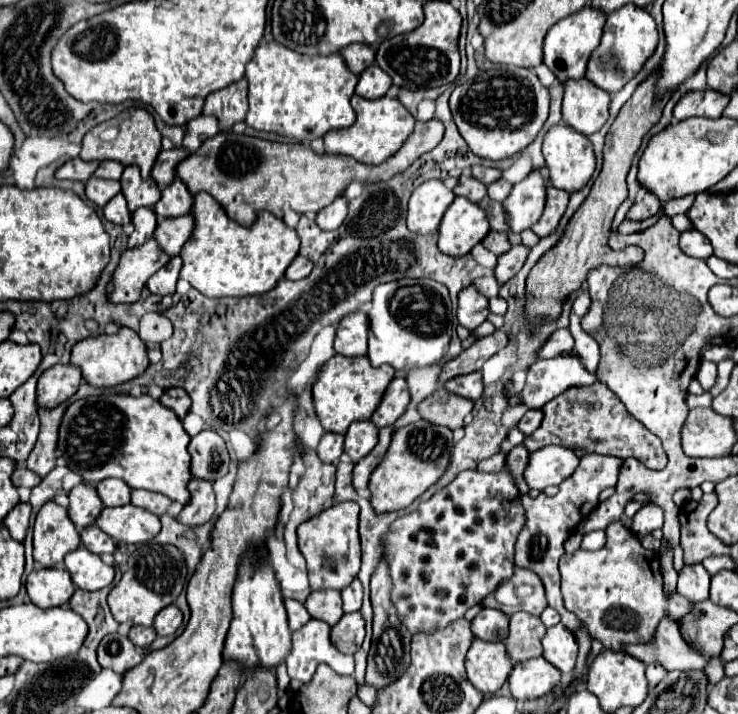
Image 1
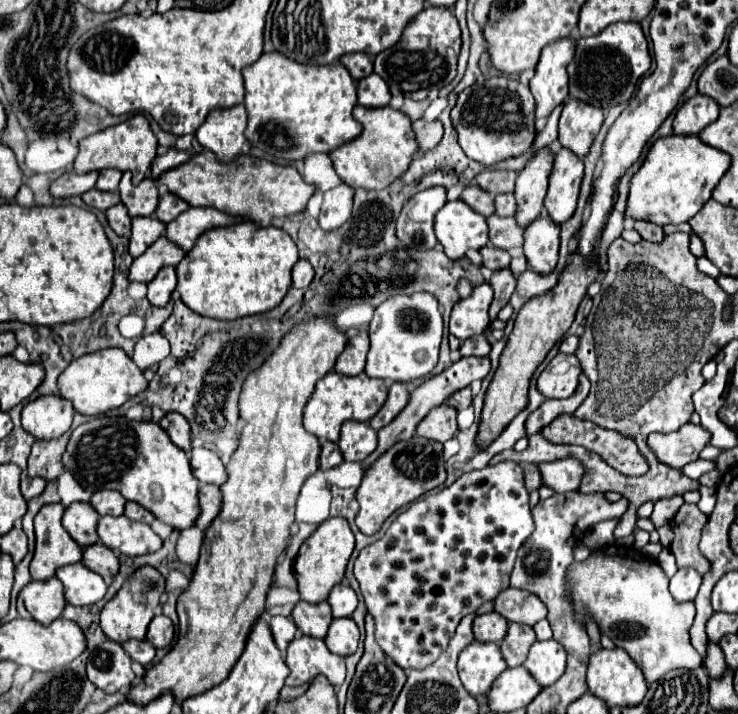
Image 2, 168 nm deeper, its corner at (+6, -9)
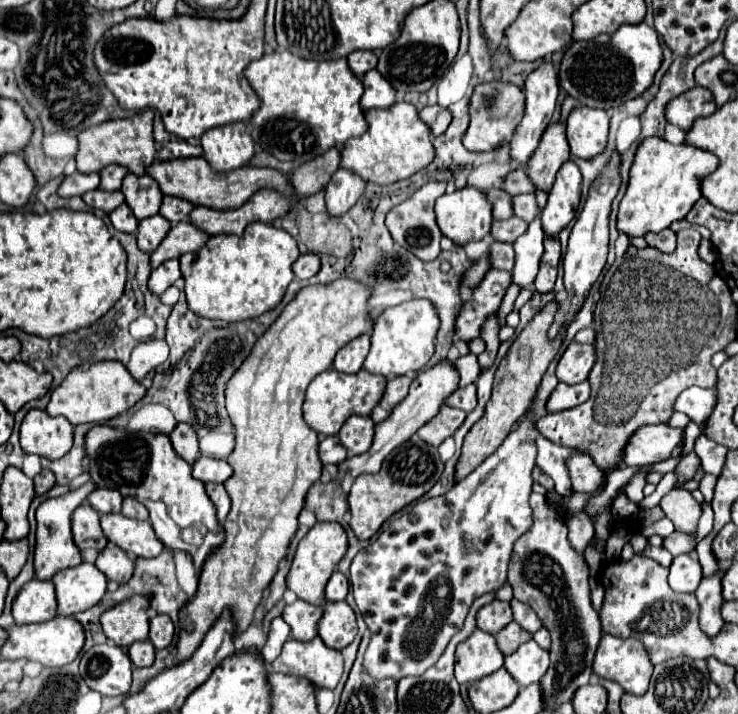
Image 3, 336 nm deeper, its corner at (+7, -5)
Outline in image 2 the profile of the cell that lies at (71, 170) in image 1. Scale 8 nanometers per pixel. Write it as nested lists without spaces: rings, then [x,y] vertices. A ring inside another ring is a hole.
[[[66,172],[58,180],[52,182],[52,196],[54,198],[70,198],[70,196],[82,196],[84,192],[92,190],[96,186],[98,172],[88,172],[88,174],[76,174],[76,172]]]

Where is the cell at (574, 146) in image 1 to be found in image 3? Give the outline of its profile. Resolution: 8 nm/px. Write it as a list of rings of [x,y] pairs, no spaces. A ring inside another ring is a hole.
[[[573,160],[563,164],[557,172],[555,184],[549,192],[547,206],[541,214],[543,232],[555,236],[575,218],[581,200],[581,172]]]

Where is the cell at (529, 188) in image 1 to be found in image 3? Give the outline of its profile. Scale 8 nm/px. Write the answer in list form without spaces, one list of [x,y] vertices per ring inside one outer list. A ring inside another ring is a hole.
[[[549,124],[547,132],[543,132],[543,140],[539,140],[539,148],[527,162],[527,176],[531,176],[537,190],[549,192],[557,170],[567,160],[569,144],[565,138],[565,124]]]

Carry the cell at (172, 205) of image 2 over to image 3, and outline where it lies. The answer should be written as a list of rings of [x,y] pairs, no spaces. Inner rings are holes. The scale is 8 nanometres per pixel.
[[[163,196],[163,204],[161,204],[161,214],[171,222],[177,224],[181,220],[187,220],[189,212],[193,210],[193,204],[175,196]]]

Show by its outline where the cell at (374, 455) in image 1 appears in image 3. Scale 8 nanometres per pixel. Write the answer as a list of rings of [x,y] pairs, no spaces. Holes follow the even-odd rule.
[[[467,354],[467,356],[457,358],[453,366],[459,372],[459,388],[465,388],[467,384],[475,382],[475,378],[481,374],[481,368],[479,368],[475,354]]]

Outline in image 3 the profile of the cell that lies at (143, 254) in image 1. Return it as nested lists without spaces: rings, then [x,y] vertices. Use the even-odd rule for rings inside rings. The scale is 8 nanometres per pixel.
[[[179,222],[169,230],[169,234],[163,238],[159,248],[151,254],[151,266],[157,268],[159,264],[171,260],[171,258],[181,258],[187,252],[197,252],[205,242],[209,240],[207,234],[197,230],[189,222]]]

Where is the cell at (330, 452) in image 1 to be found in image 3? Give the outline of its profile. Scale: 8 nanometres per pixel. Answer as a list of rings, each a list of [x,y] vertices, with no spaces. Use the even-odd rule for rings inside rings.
[[[327,436],[319,444],[319,458],[323,464],[341,464],[347,458],[347,450],[339,444],[337,436]]]

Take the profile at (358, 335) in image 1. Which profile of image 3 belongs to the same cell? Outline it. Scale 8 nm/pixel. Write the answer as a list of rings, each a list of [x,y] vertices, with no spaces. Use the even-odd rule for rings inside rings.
[[[361,334],[359,338],[351,340],[347,346],[339,350],[339,354],[335,356],[333,368],[345,374],[355,374],[361,370],[367,352],[369,352],[369,336]]]

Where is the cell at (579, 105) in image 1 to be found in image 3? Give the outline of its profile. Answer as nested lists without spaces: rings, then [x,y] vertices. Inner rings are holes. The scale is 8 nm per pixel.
[[[577,106],[567,118],[567,142],[577,158],[597,156],[607,144],[609,114],[587,106]]]

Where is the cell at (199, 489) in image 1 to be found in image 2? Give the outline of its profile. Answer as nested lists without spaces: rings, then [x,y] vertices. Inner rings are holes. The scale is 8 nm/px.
[[[202,484],[200,486],[200,506],[202,506],[202,514],[200,514],[200,520],[196,522],[196,526],[206,530],[222,510],[222,492],[220,492],[220,488],[212,486],[212,484]]]

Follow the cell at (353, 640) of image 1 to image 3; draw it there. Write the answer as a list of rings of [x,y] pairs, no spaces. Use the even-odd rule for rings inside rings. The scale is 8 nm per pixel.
[[[333,602],[325,606],[323,618],[319,620],[319,636],[329,648],[343,650],[357,636],[355,612],[347,602]]]

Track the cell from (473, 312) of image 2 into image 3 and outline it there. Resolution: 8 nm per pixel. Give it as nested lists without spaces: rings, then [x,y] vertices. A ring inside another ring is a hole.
[[[489,270],[483,280],[473,288],[471,298],[463,302],[459,316],[455,320],[455,338],[459,340],[473,340],[479,336],[479,328],[485,318],[497,312],[505,290],[511,284],[511,274],[503,270]]]

